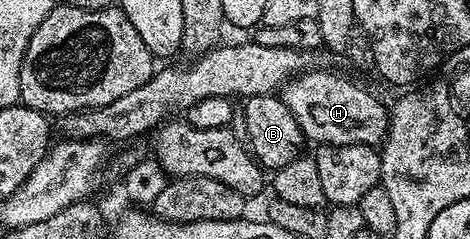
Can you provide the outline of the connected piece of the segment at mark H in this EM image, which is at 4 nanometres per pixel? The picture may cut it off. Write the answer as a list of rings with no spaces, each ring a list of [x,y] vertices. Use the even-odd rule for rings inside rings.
[[[306,70],[289,81],[279,95],[291,114],[301,123],[301,132],[306,141],[317,146],[335,144],[380,145],[389,132],[390,109],[384,108],[365,88],[360,88],[345,76],[333,72]]]

